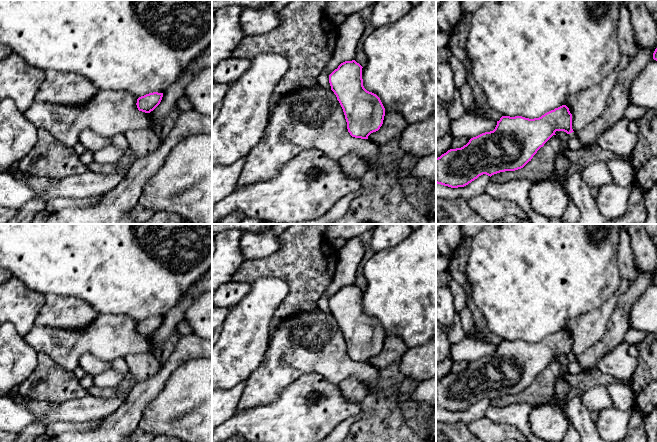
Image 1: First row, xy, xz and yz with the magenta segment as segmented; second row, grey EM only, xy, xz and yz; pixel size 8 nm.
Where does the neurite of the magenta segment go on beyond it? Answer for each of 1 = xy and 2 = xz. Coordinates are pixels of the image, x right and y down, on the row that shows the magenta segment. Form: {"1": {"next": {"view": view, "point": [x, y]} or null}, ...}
{"1": {"next": null}, "2": {"next": null}}

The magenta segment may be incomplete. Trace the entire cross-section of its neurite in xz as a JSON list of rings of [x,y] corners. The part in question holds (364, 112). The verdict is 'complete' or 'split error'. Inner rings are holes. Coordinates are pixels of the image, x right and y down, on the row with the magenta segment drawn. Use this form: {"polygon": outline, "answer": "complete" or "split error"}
{"polygon": [[[355,60],[345,61],[329,75],[329,83],[343,109],[350,135],[355,138],[368,139],[371,133],[378,131],[382,126],[385,108],[376,94],[364,88],[362,68]]], "answer": "complete"}

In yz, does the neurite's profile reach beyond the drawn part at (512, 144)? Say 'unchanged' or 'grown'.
grown

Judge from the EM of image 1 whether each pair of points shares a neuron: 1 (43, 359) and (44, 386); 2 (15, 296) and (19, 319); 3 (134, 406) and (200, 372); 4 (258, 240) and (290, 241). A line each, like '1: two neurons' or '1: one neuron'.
1: one neuron
2: one neuron
3: two neurons
4: two neurons

